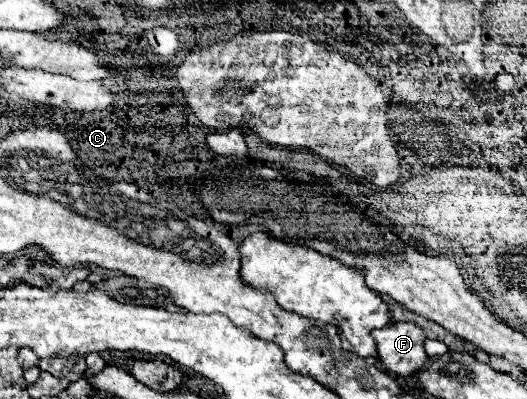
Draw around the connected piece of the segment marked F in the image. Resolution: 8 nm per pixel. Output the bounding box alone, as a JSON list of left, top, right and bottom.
[370,322,426,376]

